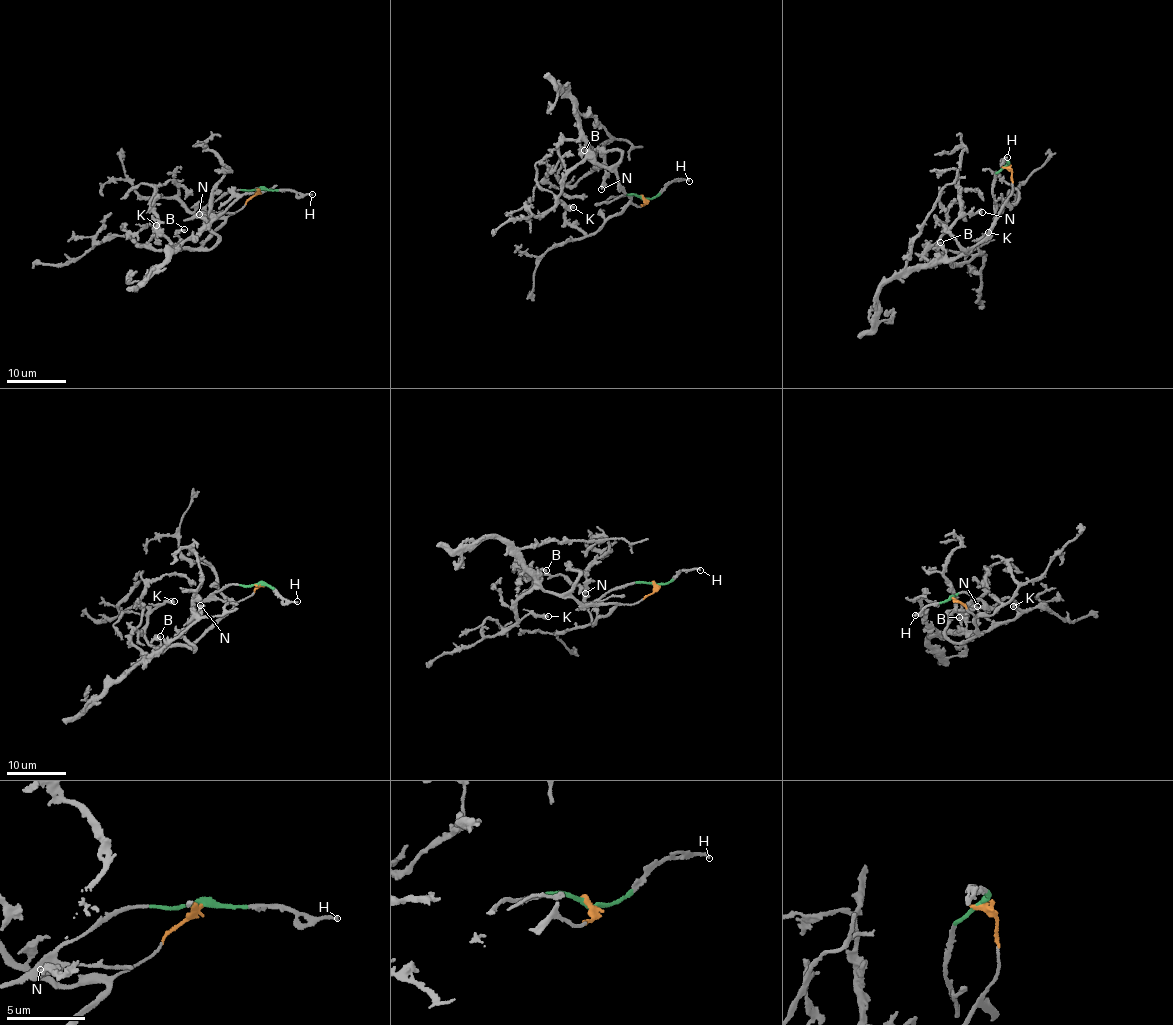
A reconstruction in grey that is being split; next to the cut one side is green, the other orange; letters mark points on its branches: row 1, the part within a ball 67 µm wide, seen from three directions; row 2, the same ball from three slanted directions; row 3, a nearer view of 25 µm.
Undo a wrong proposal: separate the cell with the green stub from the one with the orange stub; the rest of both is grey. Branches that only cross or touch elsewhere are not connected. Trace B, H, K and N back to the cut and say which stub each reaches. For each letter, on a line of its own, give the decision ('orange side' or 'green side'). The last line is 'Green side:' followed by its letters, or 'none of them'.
B: orange side
H: green side
K: orange side
N: orange side
Green side: H

